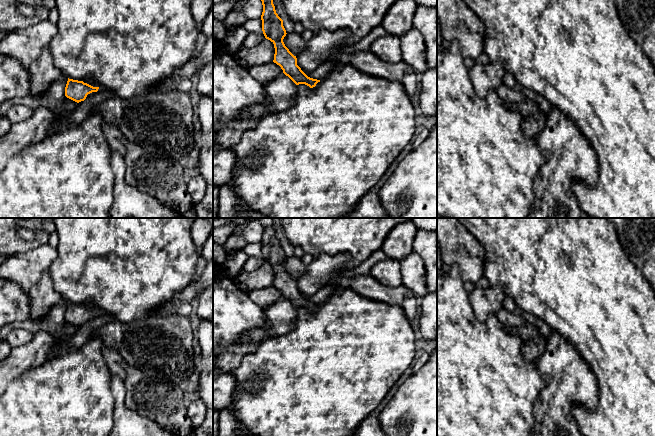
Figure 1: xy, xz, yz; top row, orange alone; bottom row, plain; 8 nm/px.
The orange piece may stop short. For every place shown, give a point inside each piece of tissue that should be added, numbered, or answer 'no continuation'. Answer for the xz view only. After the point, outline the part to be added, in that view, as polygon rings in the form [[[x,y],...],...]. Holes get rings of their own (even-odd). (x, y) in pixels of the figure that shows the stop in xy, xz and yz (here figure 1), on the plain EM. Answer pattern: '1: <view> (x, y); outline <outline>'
no continuation

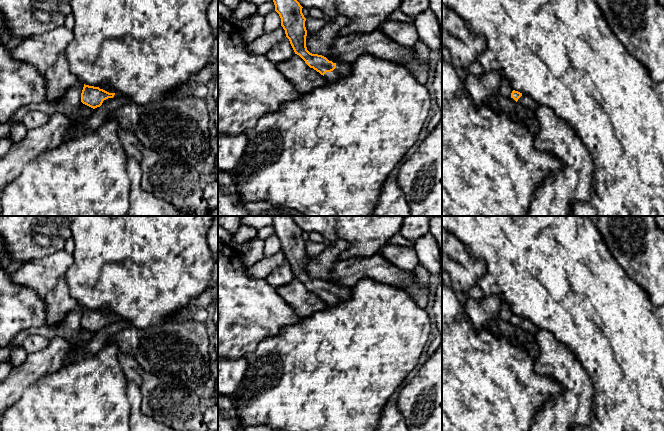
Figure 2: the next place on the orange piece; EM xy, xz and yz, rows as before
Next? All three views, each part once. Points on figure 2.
1: xz (342, 293); outline [[[336,287],[336,292],[331,296],[326,296],[324,301],[327,306],[335,306],[341,301],[348,299],[351,296],[351,288]]]

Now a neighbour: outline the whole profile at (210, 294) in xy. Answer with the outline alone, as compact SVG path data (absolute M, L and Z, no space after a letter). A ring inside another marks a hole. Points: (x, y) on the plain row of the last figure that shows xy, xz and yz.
M218 280L213 286L209 286L202 294L193 299L186 308L182 308L178 313L169 319L170 323L182 323L193 319L198 309L207 307L218 298Z

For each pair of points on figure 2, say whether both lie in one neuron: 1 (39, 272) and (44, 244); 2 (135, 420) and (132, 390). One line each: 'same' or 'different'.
1: different
2: same

